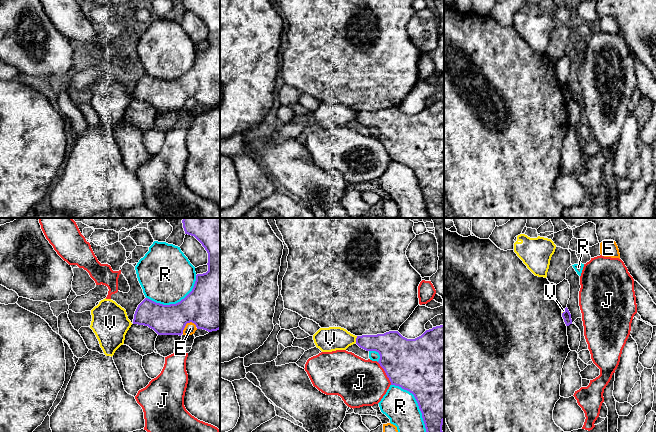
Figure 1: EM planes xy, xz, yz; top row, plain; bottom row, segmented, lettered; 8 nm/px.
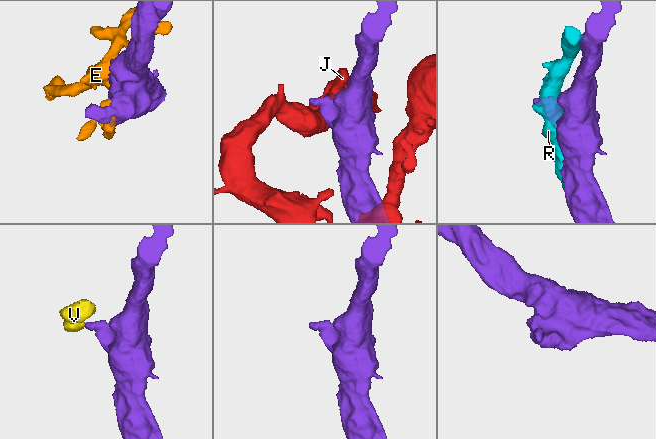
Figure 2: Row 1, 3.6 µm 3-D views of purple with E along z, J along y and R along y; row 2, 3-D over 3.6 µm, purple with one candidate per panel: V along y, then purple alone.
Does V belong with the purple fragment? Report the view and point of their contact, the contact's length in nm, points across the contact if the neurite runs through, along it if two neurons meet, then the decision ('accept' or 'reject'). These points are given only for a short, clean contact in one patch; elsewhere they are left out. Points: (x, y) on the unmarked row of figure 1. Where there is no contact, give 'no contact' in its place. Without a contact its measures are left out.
contact xz (356, 115); length 60 nm; border xz (357, 112), (355, 118); reject

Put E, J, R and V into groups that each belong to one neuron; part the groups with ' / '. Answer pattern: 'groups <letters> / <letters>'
groups E / J / R / V

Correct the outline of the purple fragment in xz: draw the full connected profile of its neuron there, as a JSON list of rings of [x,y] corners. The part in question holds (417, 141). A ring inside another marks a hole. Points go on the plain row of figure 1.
[[[444,101],[426,106],[415,115],[407,115],[398,107],[384,110],[357,112],[356,120],[366,127],[376,127],[380,131],[378,139],[384,145],[391,161],[399,162],[412,169],[422,189],[429,218],[444,218],[442,201],[444,197]]]

